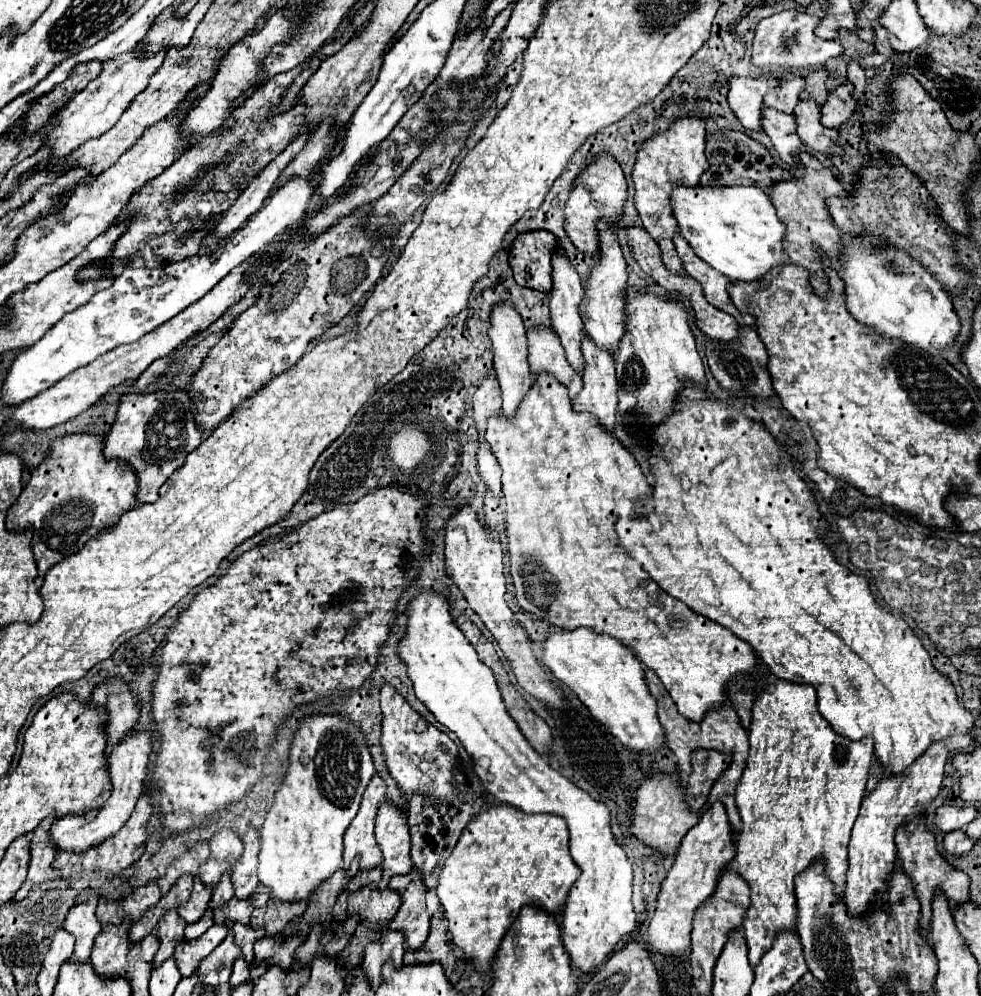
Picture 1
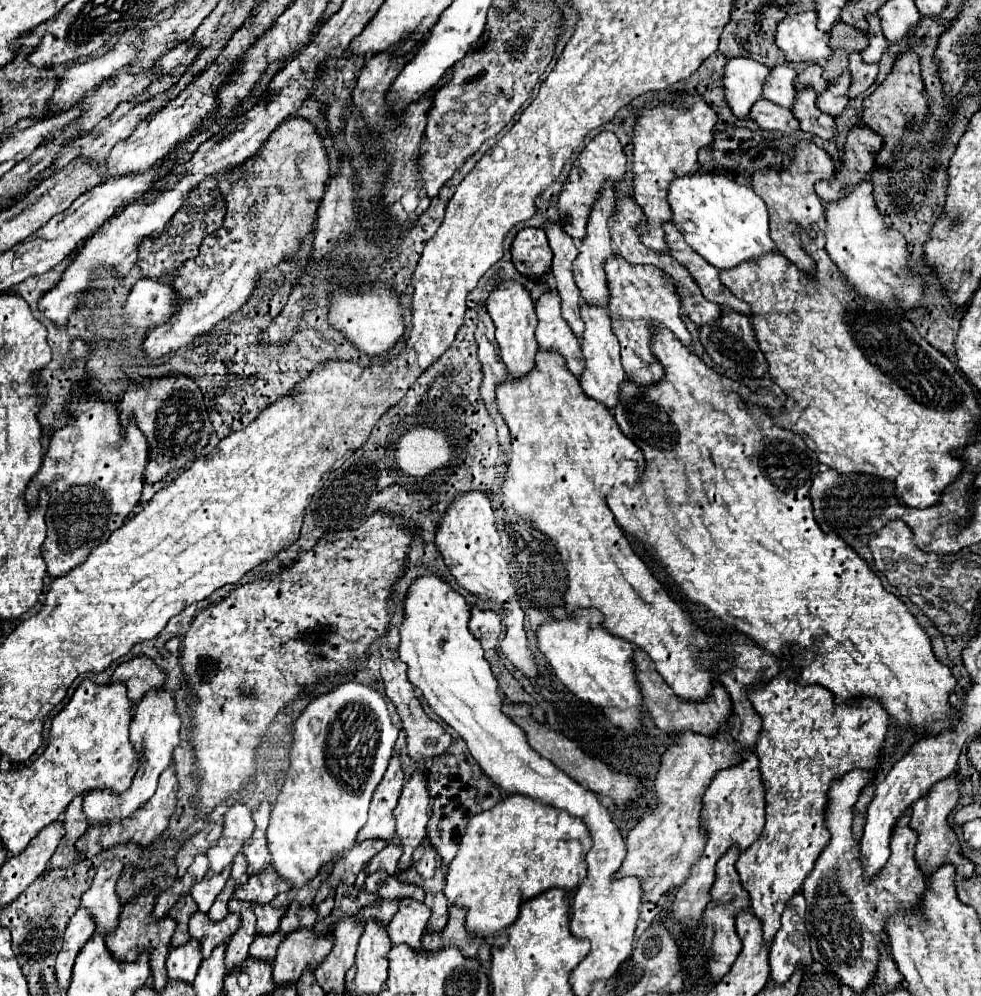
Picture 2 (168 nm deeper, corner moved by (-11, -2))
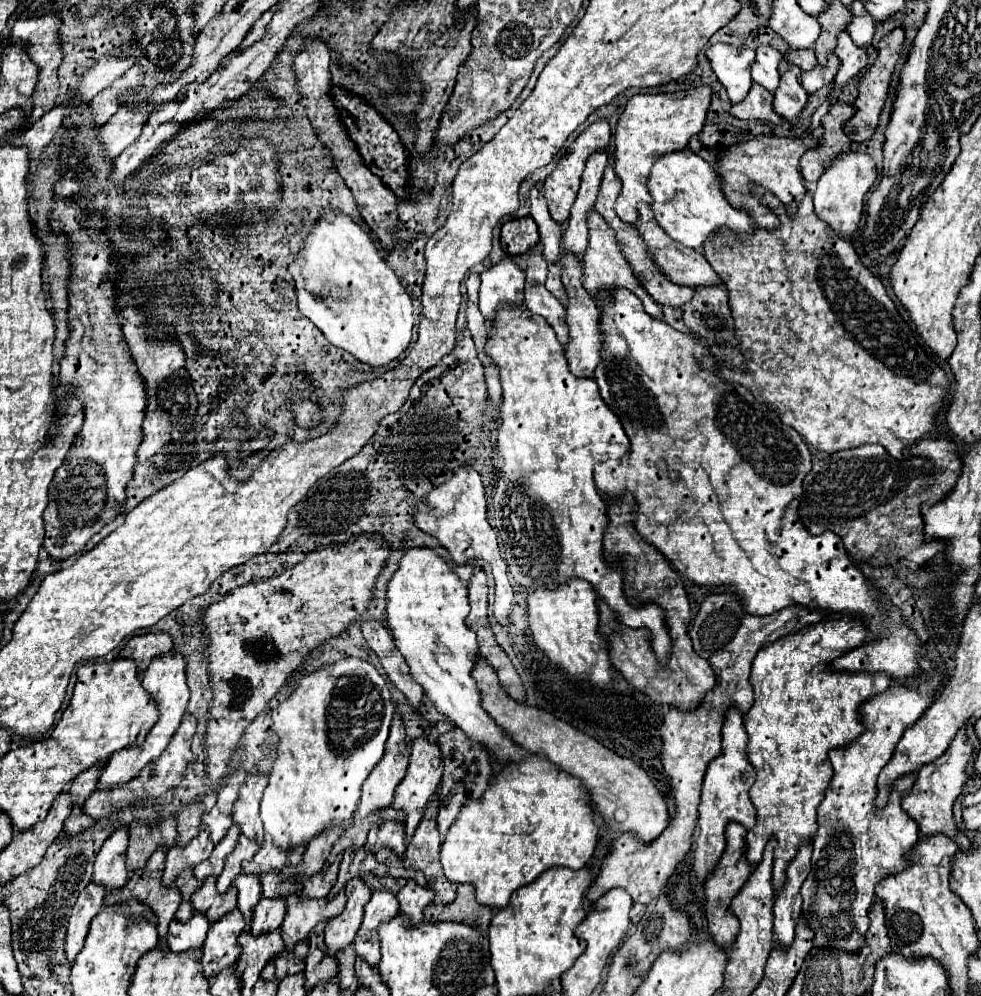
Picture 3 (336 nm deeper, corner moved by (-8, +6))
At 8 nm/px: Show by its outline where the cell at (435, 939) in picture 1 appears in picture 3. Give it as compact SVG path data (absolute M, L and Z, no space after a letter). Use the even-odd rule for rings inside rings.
M461 884L457 888L457 898L451 904L431 904L423 916L427 922L465 922L479 932L487 932L491 922L491 908L477 904L473 886Z

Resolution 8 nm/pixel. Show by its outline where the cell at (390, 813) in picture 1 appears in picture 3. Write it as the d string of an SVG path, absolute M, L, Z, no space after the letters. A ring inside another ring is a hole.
M427 738L413 740L409 768L407 768L405 778L401 780L401 784L395 790L395 802L393 802L395 810L405 812L405 838L407 838L407 842L411 840L419 820L423 818L423 812L425 812L425 806L427 806L429 798L439 790L441 774L443 774L443 760L441 760L441 754L439 754L439 746L435 742L429 742Z

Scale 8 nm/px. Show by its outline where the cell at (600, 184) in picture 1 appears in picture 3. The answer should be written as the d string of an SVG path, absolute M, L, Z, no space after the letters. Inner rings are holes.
M597 120L593 122L589 128L585 128L575 140L573 144L569 146L567 154L559 160L557 168L545 178L545 188L543 188L543 194L547 198L547 204L549 204L549 212L551 216L555 218L555 222L559 224L567 224L569 216L571 216L571 206L577 198L577 192L579 192L579 184L581 184L581 176L583 176L583 170L585 170L585 164L587 164L587 158L591 154L595 154L597 150L605 150L607 144L611 140L611 130L609 130L609 122L607 120Z

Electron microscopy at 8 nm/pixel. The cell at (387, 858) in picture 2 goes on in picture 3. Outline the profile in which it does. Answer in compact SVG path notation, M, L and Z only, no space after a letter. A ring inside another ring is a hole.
M385 822L383 826L375 826L363 848L369 848L373 854L379 848L389 848L397 858L403 858L405 852L405 830L399 822Z

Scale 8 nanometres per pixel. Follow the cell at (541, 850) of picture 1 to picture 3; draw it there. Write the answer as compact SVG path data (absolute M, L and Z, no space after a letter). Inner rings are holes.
M529 754L523 764L505 766L481 798L461 808L455 824L443 840L441 864L449 882L475 886L477 902L491 910L499 910L509 904L509 898L517 888L533 882L541 872L553 866L581 870L593 856L597 830L589 794L583 790L581 782L551 764L547 758Z

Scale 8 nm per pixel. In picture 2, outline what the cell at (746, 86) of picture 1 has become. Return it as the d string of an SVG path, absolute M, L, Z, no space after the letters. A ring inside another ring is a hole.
M730 58L724 66L724 96L734 116L746 118L752 104L762 96L768 68L750 58Z

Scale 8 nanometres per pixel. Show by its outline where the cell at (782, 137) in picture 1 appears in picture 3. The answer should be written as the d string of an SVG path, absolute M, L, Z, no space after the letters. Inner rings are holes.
M753 84L747 98L739 104L731 106L731 114L741 120L765 120L773 124L781 124L785 118L775 114L773 108L773 94L763 90L763 86Z

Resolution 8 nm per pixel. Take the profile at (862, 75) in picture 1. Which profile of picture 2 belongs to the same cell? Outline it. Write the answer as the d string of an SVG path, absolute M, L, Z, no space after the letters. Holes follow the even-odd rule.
M858 52L850 54L850 74L852 74L852 84L848 90L850 98L856 98L858 94L862 94L874 80L878 74L878 66L876 64L866 64Z

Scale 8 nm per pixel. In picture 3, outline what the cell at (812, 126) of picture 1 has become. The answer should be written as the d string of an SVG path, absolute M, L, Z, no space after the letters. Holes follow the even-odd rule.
M791 66L781 76L779 90L775 92L775 98L773 98L775 112L781 114L791 124L797 124L797 118L803 112L803 108L807 106L807 100L809 100L809 94L799 86L799 76L801 76L799 66Z

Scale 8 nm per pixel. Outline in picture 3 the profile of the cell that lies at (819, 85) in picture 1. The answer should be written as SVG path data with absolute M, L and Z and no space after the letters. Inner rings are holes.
M789 50L787 52L787 60L795 66L799 66L801 70L813 70L817 66L817 60L815 60L815 52L813 50Z

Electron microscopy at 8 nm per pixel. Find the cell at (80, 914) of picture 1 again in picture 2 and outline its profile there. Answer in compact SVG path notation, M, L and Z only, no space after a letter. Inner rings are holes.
M118 858L102 862L96 870L92 886L82 894L80 908L88 908L92 912L98 924L96 926L98 934L108 934L118 926L122 902L116 894L116 880L120 876L120 870L122 862Z

